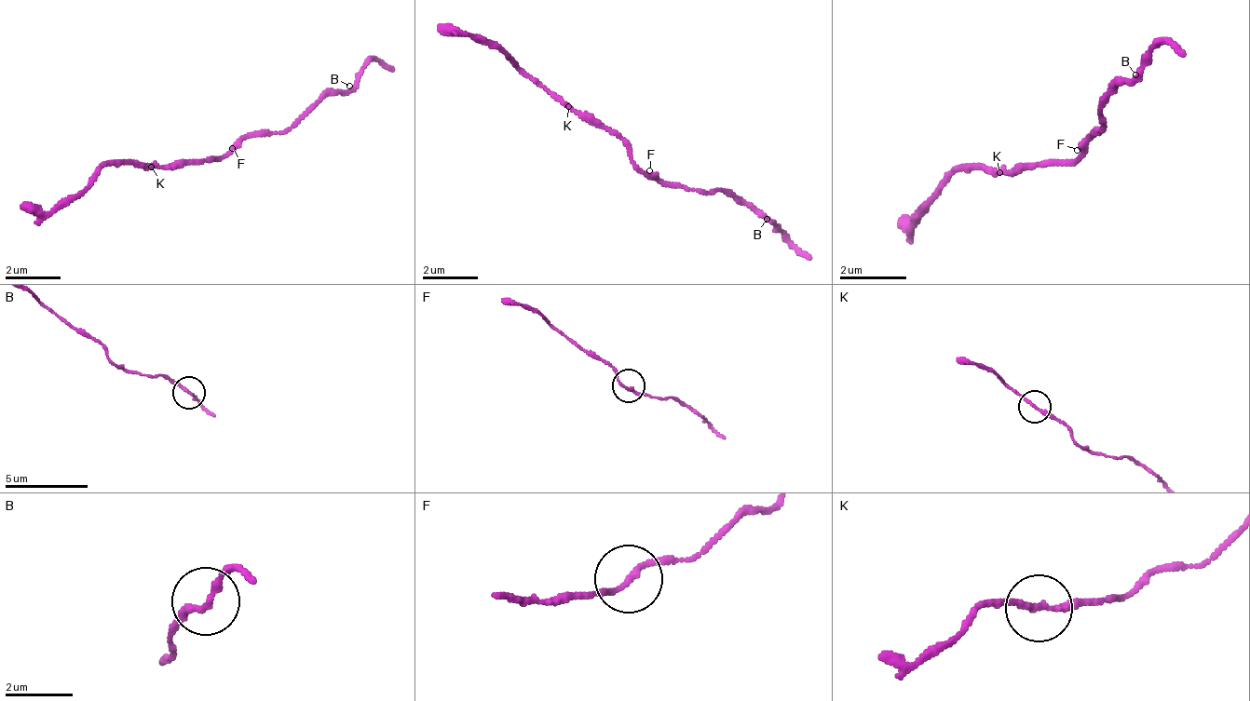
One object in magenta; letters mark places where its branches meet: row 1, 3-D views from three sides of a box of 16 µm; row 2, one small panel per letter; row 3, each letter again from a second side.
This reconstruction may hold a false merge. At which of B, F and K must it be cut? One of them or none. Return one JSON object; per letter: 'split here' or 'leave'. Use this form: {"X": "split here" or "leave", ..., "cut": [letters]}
{"B": "leave", "F": "leave", "K": "leave", "cut": []}

